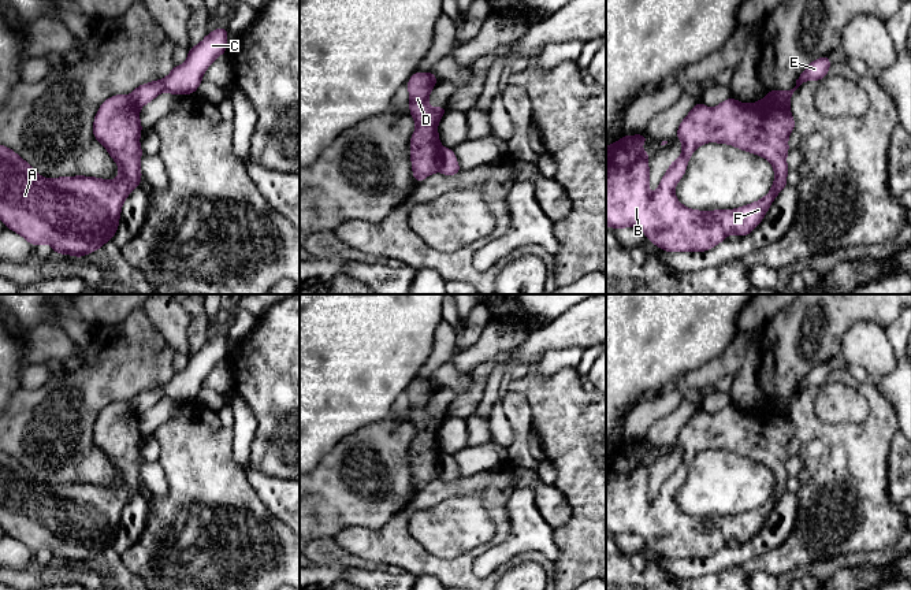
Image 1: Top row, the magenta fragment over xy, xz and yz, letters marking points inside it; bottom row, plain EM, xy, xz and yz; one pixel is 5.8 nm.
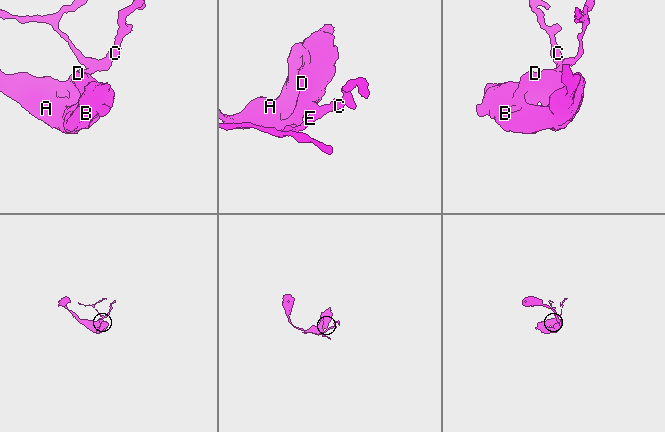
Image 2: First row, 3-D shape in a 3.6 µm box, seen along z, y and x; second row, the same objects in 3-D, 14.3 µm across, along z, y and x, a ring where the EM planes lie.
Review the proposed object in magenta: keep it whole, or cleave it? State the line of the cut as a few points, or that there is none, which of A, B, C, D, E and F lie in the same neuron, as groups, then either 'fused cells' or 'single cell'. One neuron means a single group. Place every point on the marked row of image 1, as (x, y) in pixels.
cut xz (442, 148), (438, 170); groups A B D F / C E; fused cells

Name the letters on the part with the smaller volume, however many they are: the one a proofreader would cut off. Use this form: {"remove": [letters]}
{"remove": ["C", "E"]}

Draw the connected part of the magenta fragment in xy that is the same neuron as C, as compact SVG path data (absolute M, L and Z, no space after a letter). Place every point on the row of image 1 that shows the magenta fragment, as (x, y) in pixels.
M227 27L211 31L200 44L189 49L186 62L182 66L174 66L166 78L135 88L131 94L135 105L142 108L164 90L181 96L196 93L207 68L217 56L226 53L227 31Z

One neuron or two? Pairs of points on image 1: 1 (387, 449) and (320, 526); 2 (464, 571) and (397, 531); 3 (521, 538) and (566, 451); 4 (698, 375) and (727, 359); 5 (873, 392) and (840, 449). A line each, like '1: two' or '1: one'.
1: one
2: one
3: two
4: one
5: one

